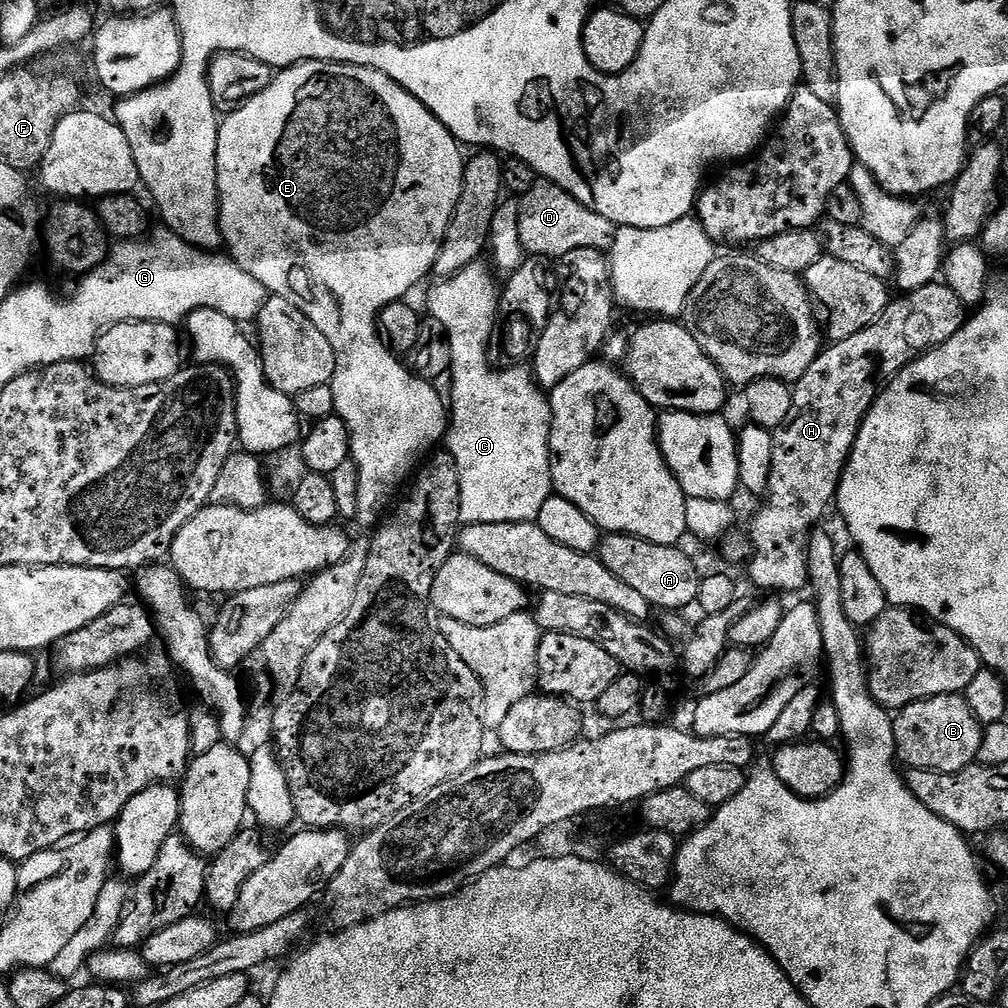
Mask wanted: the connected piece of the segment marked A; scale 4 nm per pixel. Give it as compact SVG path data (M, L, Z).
M610 532L600 537L598 555L602 566L614 574L626 586L638 590L642 598L653 609L684 610L692 608L698 598L698 586L702 579L702 572L696 569L696 564L683 552L683 547L671 544L655 544L646 542L637 536L627 536L621 532Z

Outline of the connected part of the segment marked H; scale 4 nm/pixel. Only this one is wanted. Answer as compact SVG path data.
M933 282L897 297L897 300L896 297L889 299L888 305L873 324L858 330L858 334L850 334L850 338L829 343L820 351L818 358L814 358L810 370L806 370L806 374L802 374L802 378L791 385L790 414L786 414L783 428L775 429L772 437L770 482L762 500L764 505L757 510L756 517L752 520L751 552L746 564L749 578L758 587L769 588L772 591L769 593L800 592L809 587L808 537L819 525L816 523L827 514L828 507L833 507L856 435L882 389L905 366L914 363L931 348L942 346L942 342L954 338L954 334L962 330L966 319L966 305L960 301L958 294L954 294L954 290L950 290L948 284Z

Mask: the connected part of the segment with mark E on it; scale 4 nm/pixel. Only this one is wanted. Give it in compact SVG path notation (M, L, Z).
M304 60L301 64L277 71L270 86L266 86L262 94L254 94L254 98L240 105L238 110L227 113L220 124L216 177L220 187L220 231L223 243L226 248L228 244L227 251L239 268L262 282L269 294L294 302L294 306L298 306L298 310L302 310L302 314L306 314L306 318L310 318L310 322L314 322L314 326L318 326L322 334L326 334L326 342L330 342L336 359L336 373L333 374L331 383L336 403L335 415L340 416L342 422L346 422L348 437L352 440L350 459L358 466L358 514L355 523L369 530L375 529L381 523L380 507L395 494L396 487L404 479L407 481L413 475L414 469L421 463L420 452L426 451L427 448L435 449L435 444L445 439L450 423L445 397L443 400L436 393L437 385L415 375L411 368L402 363L401 357L393 354L384 345L378 321L380 311L386 305L393 304L396 300L404 300L407 292L415 284L422 283L428 272L430 276L435 269L436 259L444 244L454 210L458 206L458 198L462 194L466 156L460 151L461 145L451 130L401 84L373 68L363 68L357 64L333 64L331 60Z

